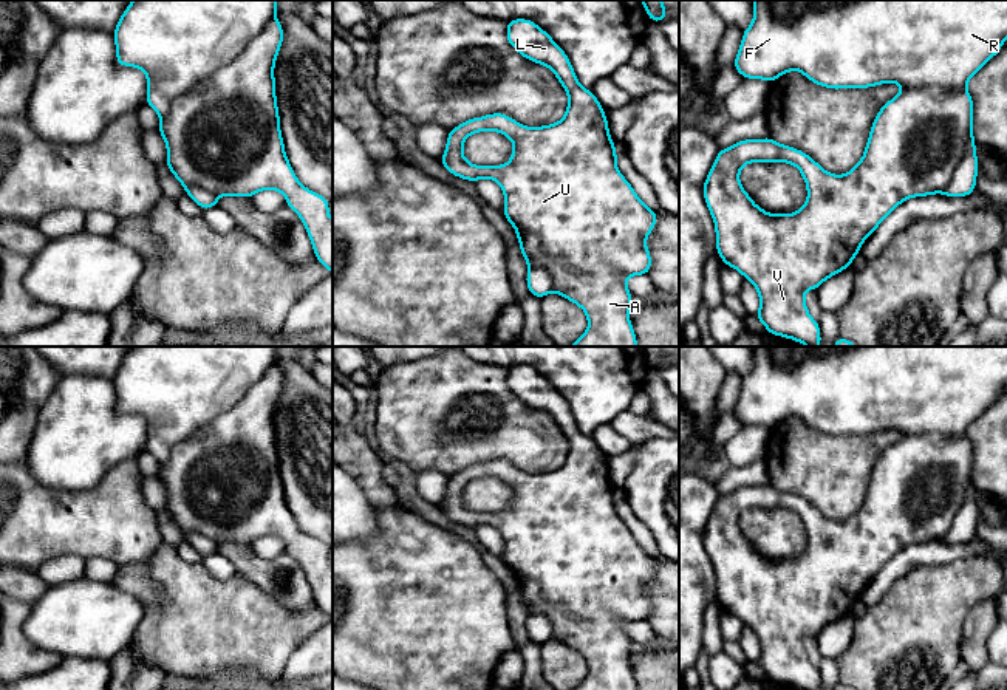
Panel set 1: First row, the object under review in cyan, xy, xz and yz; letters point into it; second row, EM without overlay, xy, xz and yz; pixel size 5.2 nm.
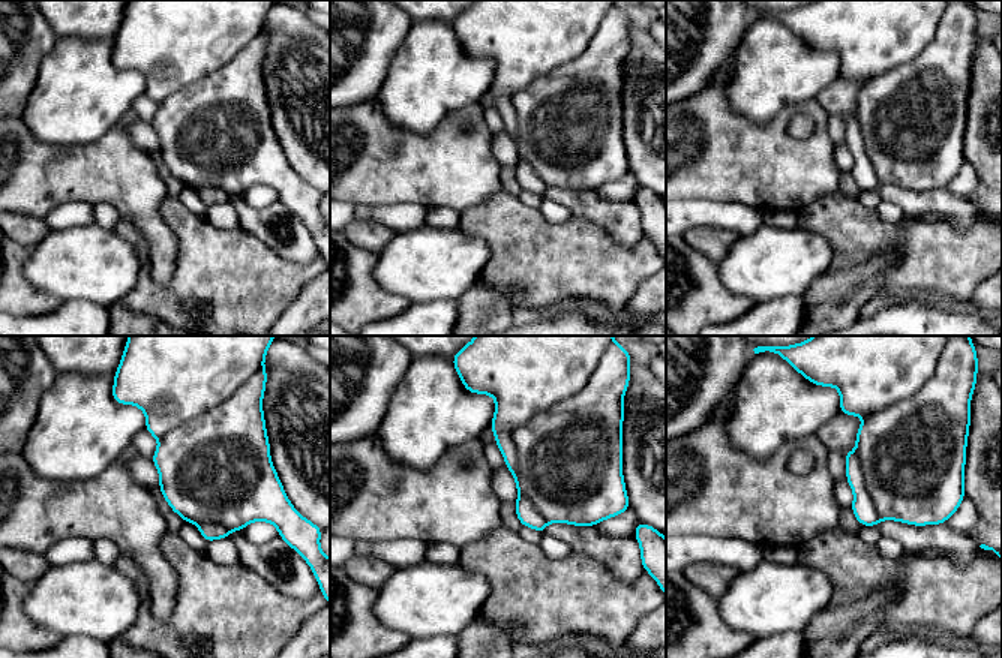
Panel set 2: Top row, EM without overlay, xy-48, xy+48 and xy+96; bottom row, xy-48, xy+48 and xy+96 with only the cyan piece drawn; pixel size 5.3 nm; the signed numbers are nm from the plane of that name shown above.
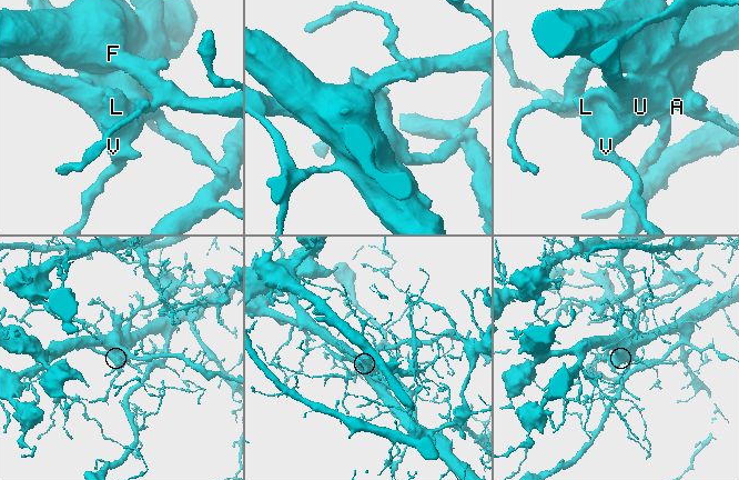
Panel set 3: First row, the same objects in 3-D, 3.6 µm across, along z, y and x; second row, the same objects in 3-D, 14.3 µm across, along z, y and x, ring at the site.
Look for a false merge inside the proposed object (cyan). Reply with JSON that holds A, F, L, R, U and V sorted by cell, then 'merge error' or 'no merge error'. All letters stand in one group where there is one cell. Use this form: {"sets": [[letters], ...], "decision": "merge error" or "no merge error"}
{"sets": [["A", "L", "U", "V"], ["F", "R"]], "decision": "merge error"}

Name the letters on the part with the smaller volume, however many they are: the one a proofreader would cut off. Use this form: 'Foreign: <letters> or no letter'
Foreign: A, L, U, V

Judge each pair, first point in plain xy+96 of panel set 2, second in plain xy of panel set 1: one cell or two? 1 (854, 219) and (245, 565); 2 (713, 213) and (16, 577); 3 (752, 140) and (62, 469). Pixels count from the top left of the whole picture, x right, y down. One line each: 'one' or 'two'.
1: two
2: two
3: two

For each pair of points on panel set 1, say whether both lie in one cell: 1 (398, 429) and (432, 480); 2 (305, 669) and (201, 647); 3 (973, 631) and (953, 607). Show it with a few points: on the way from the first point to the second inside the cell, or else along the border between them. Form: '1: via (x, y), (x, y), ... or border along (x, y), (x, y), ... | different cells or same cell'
1: border along (415, 472), (441, 471), (447, 477) | different cells
2: border along (310, 636), (294, 652), (280, 673) | different cells
3: border along (990, 597), (970, 608), (959, 655) | different cells

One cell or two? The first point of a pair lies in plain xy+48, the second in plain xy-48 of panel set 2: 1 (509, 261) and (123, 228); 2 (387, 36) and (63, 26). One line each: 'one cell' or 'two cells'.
1: one cell
2: two cells

